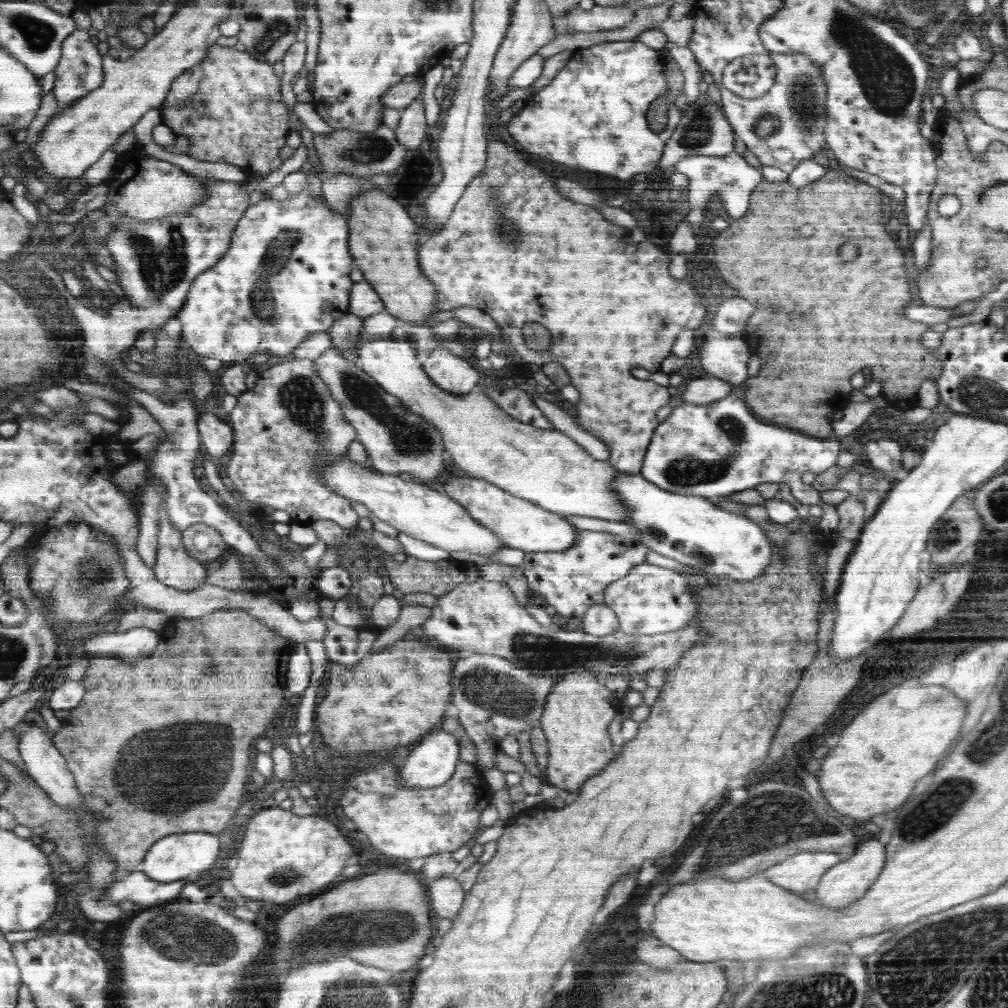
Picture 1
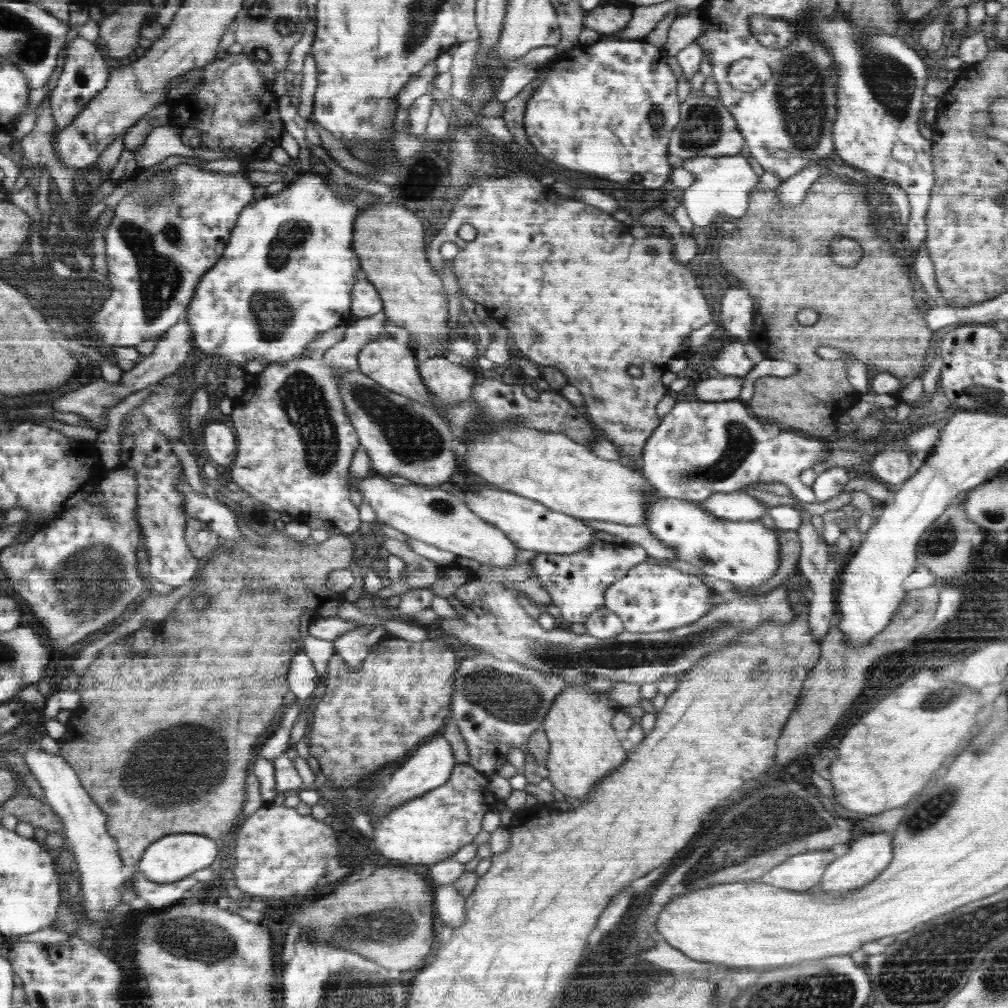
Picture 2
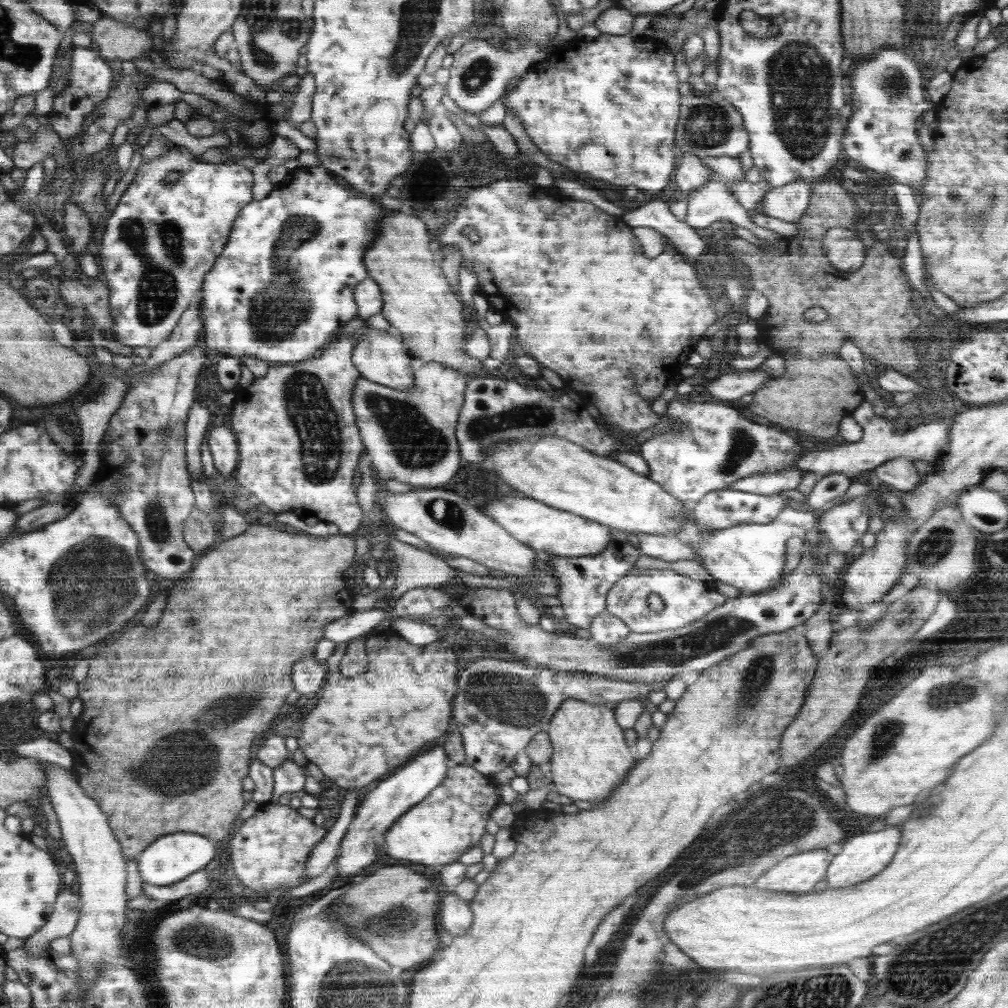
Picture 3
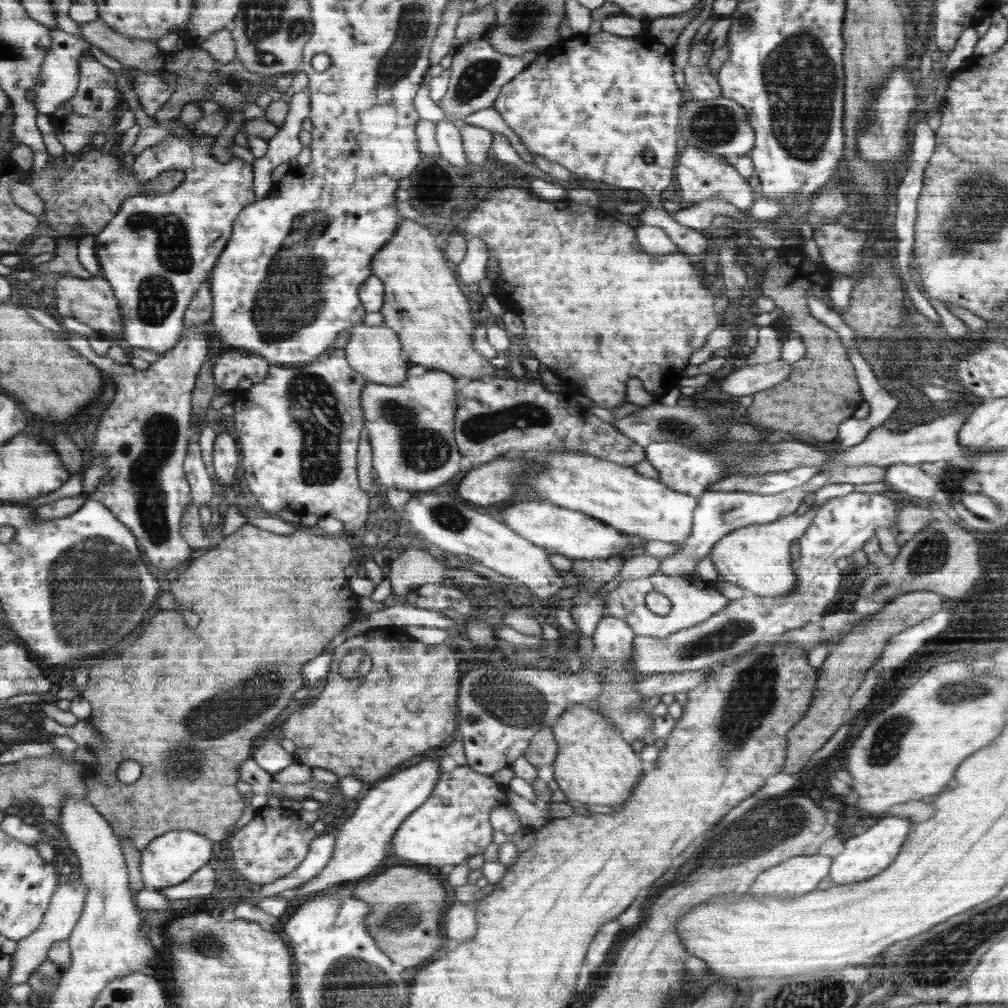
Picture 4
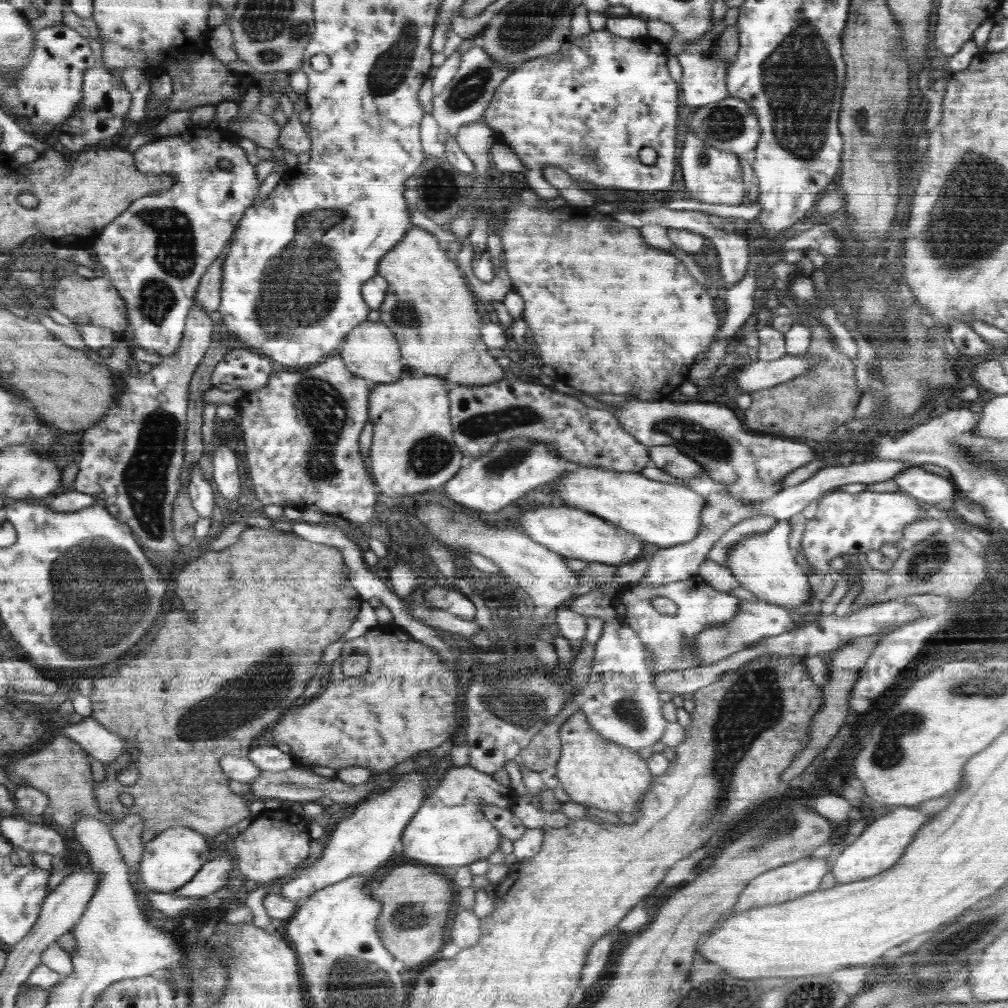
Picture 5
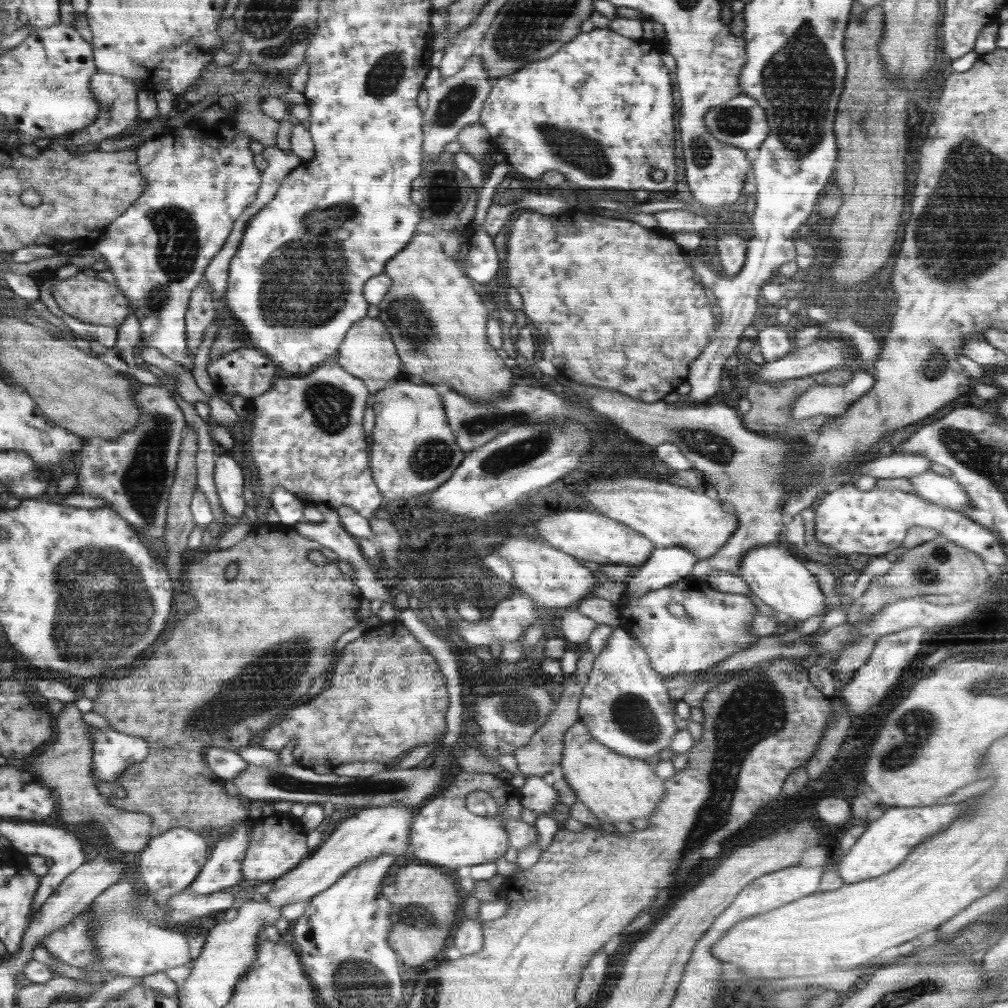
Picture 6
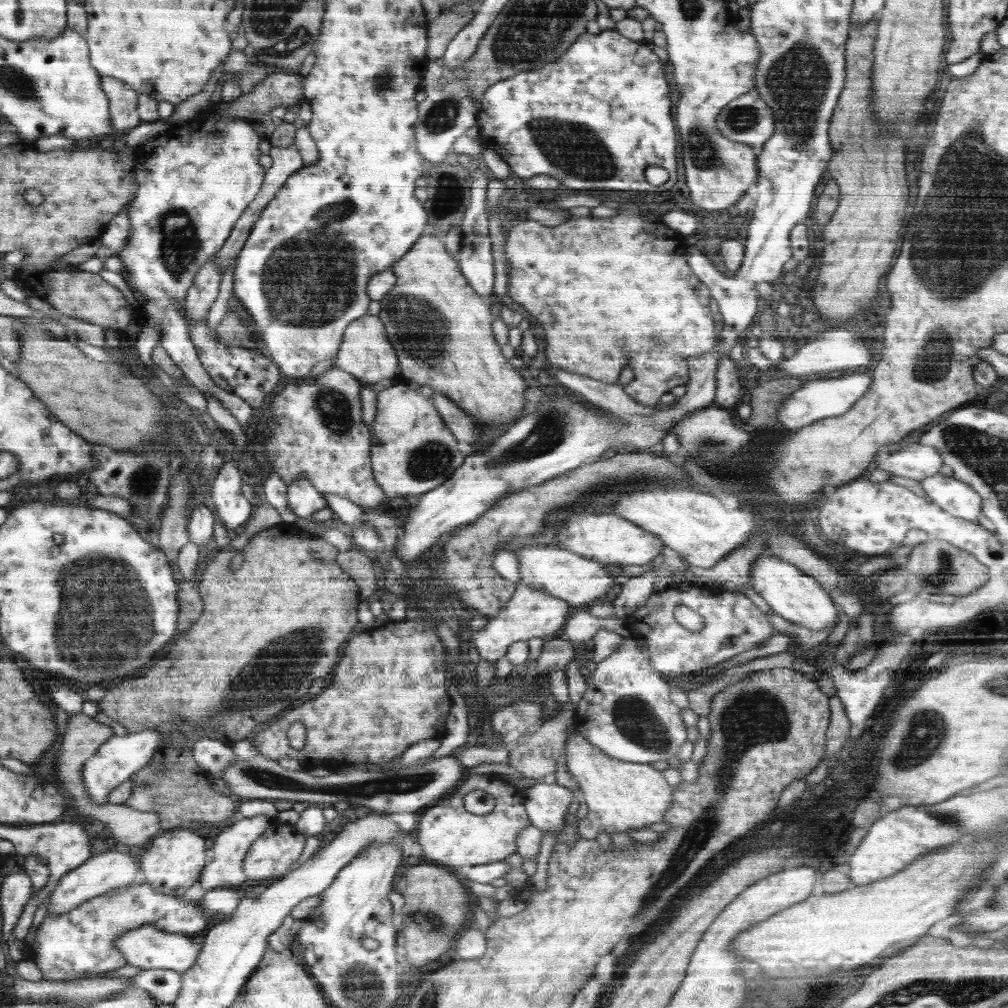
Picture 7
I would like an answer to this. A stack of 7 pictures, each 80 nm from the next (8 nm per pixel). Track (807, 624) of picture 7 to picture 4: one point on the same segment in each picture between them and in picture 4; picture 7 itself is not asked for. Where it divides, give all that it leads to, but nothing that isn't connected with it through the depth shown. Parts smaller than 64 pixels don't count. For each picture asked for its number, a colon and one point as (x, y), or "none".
4: (757, 558)
5: (764, 564)
6: (774, 575)

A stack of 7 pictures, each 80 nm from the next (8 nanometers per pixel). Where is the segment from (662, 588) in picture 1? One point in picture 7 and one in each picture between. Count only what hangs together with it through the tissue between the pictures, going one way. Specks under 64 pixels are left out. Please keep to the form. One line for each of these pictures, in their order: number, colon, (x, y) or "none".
2: (651, 598)
3: (686, 600)
4: (693, 601)
5: (668, 637)
6: (719, 624)
7: (733, 624)

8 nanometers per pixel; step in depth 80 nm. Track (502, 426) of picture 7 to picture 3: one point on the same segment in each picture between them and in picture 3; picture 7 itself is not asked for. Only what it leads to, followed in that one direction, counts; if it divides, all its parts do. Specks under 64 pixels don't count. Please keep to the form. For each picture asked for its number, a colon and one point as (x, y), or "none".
3: (417, 300)
4: (422, 300)
5: (429, 306)
6: (438, 320)

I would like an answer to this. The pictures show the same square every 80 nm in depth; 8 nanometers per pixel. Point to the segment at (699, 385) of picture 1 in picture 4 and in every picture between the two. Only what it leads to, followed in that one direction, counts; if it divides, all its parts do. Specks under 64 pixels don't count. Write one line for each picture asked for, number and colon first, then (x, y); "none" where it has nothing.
2: (721, 388)
3: (732, 386)
4: (744, 380)

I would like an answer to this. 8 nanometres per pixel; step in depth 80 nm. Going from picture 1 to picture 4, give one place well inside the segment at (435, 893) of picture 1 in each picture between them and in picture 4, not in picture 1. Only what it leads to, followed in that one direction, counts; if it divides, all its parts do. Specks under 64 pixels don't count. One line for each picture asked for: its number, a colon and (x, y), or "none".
2: (451, 910)
3: (456, 915)
4: (461, 924)

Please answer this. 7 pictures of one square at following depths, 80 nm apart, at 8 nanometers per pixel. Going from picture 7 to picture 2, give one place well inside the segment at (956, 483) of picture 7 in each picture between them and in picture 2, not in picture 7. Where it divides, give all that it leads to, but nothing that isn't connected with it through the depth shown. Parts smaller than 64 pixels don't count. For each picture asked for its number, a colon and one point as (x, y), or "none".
2: (890, 465)
3: (899, 474)
4: (906, 479)
5: (917, 482)
6: (945, 491)

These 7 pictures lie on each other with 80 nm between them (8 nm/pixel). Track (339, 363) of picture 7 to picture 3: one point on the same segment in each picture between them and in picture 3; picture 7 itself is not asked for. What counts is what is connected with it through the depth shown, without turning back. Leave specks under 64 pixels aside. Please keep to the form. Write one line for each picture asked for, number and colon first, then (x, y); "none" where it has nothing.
3: (380, 358)
4: (374, 351)
5: (370, 350)
6: (368, 351)

